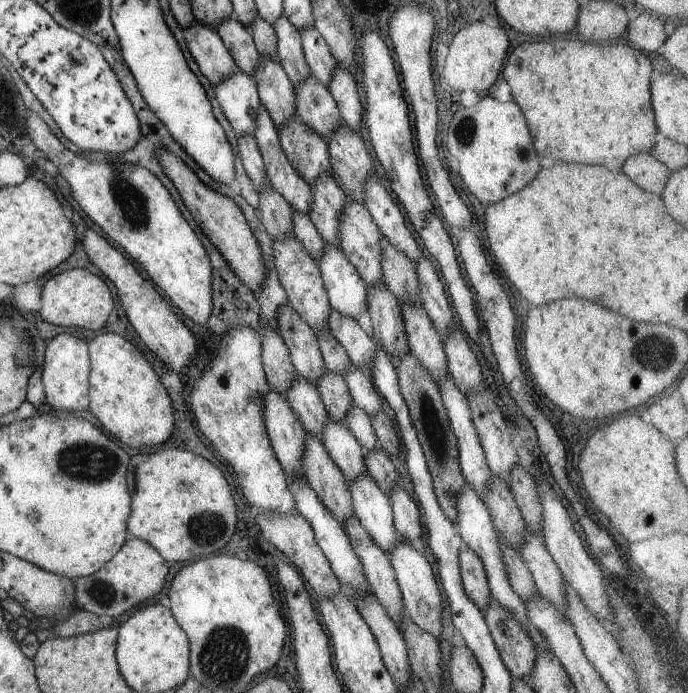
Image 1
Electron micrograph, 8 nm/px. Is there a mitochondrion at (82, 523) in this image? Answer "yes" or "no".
no

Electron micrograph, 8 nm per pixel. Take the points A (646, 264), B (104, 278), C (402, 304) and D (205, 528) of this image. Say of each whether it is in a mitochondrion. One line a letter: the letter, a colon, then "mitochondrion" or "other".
A: other
B: other
C: other
D: mitochondrion

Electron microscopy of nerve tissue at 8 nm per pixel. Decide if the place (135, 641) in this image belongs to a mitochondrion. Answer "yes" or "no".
no

